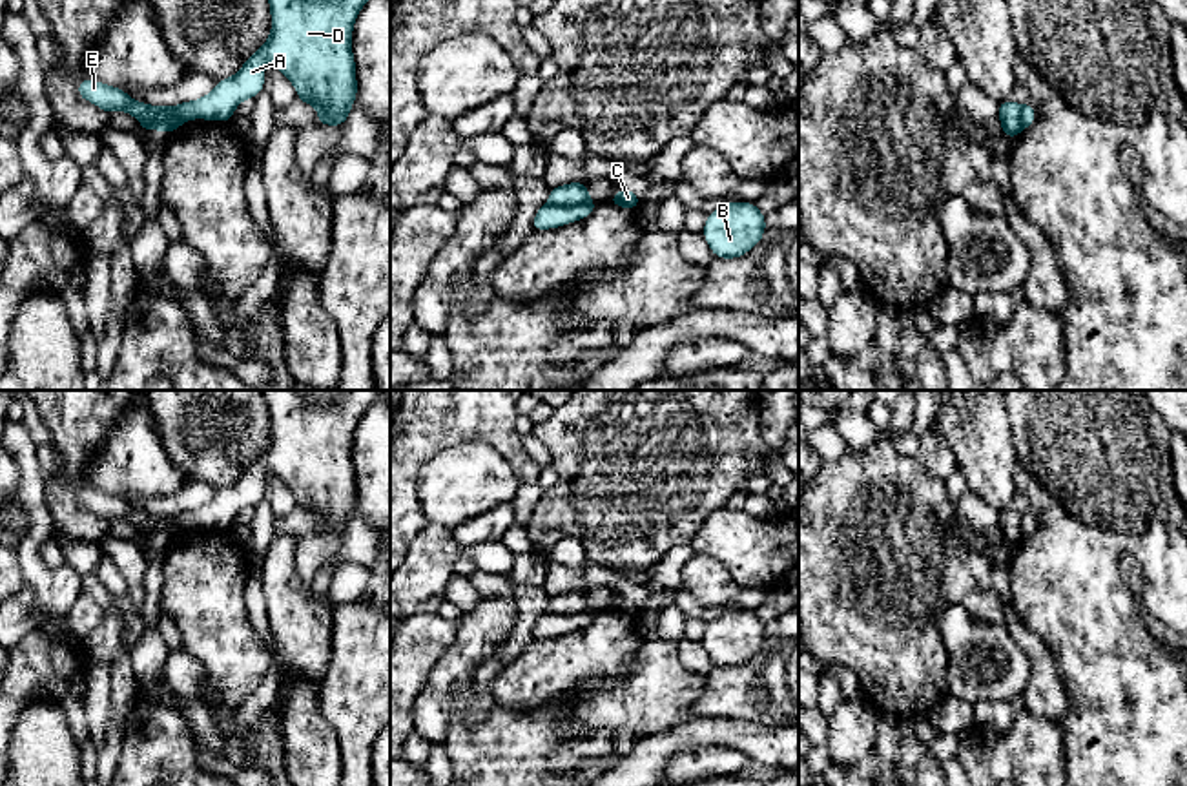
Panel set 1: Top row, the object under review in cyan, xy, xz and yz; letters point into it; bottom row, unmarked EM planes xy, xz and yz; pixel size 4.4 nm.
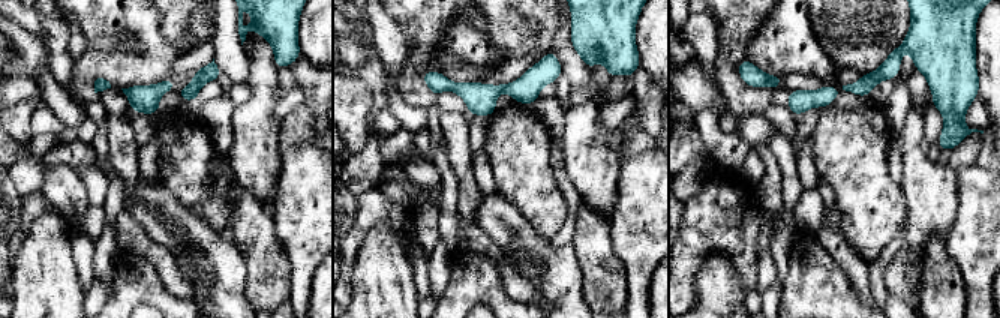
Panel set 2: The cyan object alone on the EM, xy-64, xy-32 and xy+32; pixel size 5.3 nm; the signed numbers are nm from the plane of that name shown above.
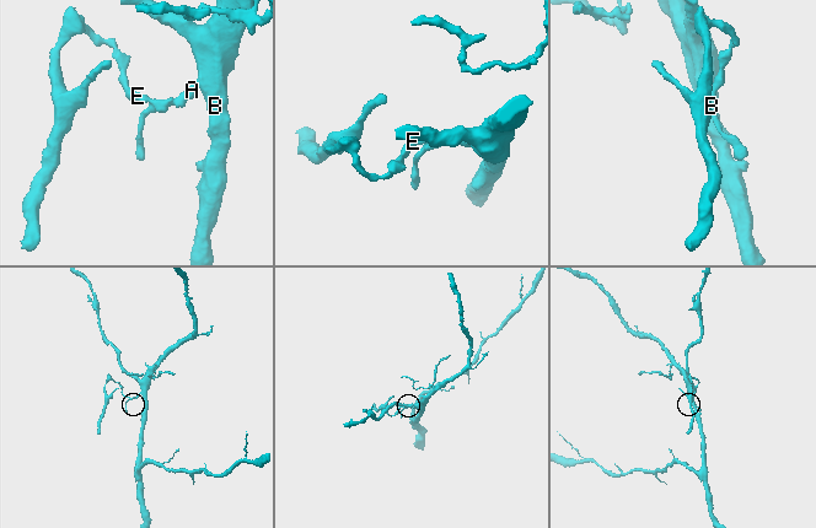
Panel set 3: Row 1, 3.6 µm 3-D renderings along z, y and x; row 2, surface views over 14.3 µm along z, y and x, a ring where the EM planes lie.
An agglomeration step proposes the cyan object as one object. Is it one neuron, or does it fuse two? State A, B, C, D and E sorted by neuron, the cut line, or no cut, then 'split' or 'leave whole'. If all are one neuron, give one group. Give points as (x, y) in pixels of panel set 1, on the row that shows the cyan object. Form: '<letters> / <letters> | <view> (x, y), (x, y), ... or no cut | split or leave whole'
A B C D / E | xz (589, 201), (578, 206), (547, 205) | split

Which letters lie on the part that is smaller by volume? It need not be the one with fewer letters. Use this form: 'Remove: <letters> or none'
Remove: E

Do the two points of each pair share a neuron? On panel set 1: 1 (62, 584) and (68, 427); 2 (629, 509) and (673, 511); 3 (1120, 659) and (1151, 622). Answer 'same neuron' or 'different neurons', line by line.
1: different neurons
2: same neuron
3: different neurons

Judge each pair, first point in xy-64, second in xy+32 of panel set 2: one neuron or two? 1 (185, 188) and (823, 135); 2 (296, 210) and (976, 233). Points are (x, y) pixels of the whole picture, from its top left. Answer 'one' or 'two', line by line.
1: one
2: one

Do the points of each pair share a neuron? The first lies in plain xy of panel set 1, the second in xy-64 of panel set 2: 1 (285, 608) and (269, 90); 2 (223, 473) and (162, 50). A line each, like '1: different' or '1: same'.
1: same
2: different

